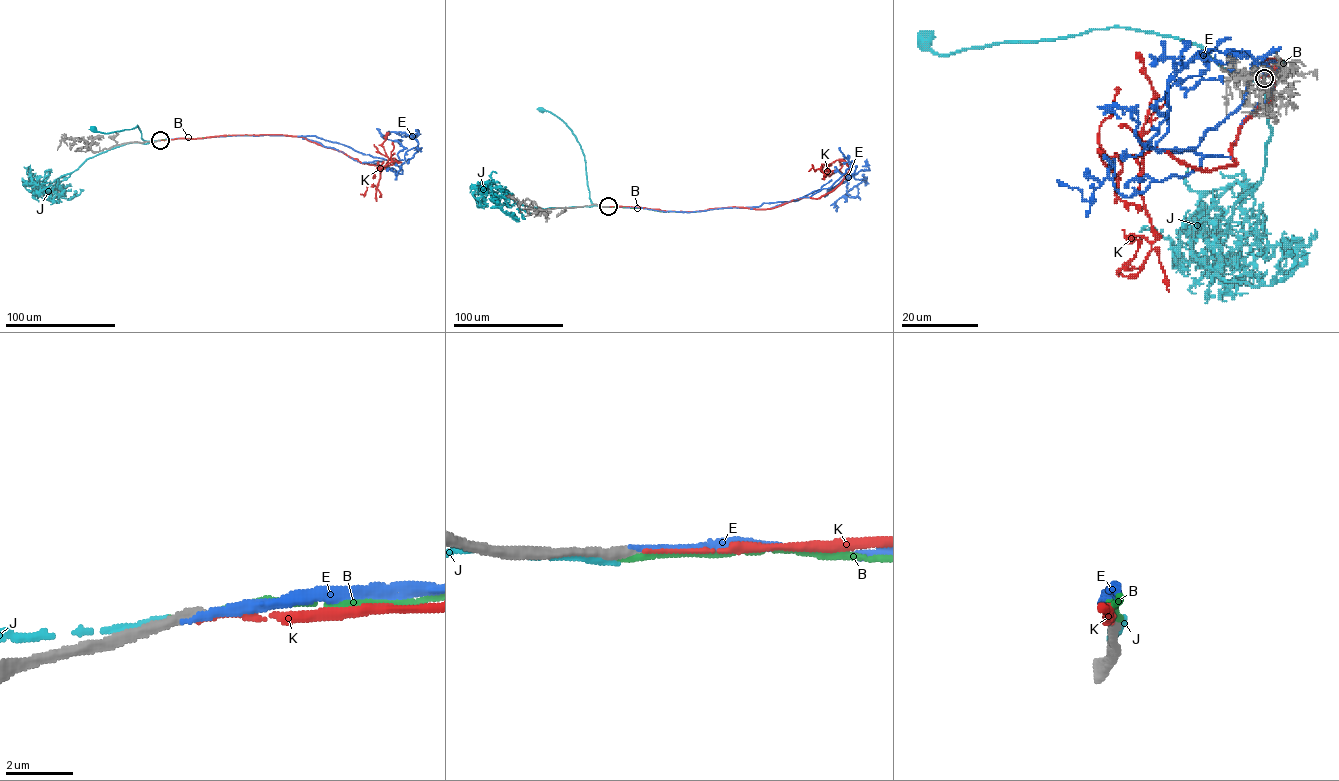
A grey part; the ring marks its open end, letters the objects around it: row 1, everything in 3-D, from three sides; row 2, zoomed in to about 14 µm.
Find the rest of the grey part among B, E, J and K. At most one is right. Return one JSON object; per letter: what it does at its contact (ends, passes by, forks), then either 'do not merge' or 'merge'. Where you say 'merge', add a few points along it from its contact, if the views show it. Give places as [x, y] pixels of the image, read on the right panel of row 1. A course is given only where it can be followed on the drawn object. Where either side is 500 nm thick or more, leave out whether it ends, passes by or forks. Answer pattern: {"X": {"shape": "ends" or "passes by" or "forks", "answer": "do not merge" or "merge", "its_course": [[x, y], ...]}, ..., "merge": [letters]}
{"B": {"shape": "ends", "answer": "do not merge"}, "E": {"shape": "ends", "answer": "do not merge"}, "J": {"shape": "ends", "answer": "do not merge"}, "K": {"shape": "ends", "answer": "do not merge"}, "merge": []}

